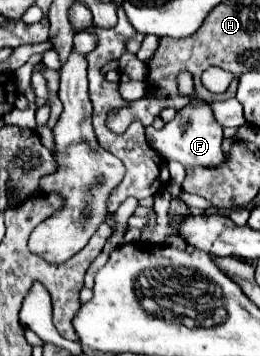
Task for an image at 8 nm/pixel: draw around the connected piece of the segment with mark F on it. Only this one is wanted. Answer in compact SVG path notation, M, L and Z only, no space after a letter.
M207 105L201 107L183 107L177 111L175 119L165 123L163 129L147 129L147 141L151 149L155 149L165 161L179 161L183 167L221 167L225 165L223 153L223 127L213 117Z

